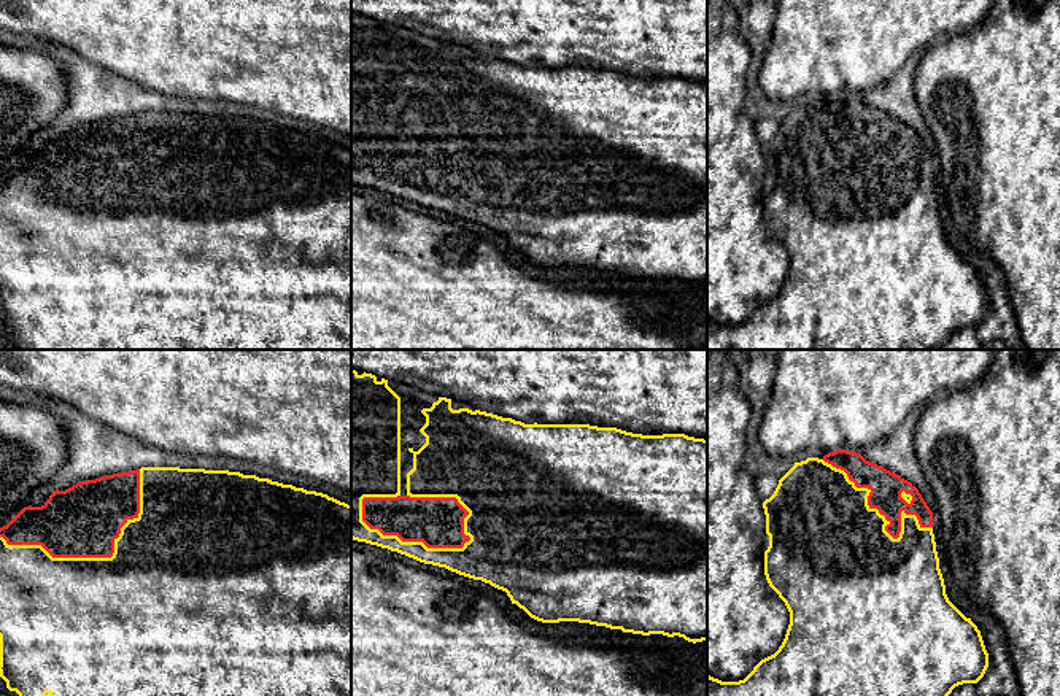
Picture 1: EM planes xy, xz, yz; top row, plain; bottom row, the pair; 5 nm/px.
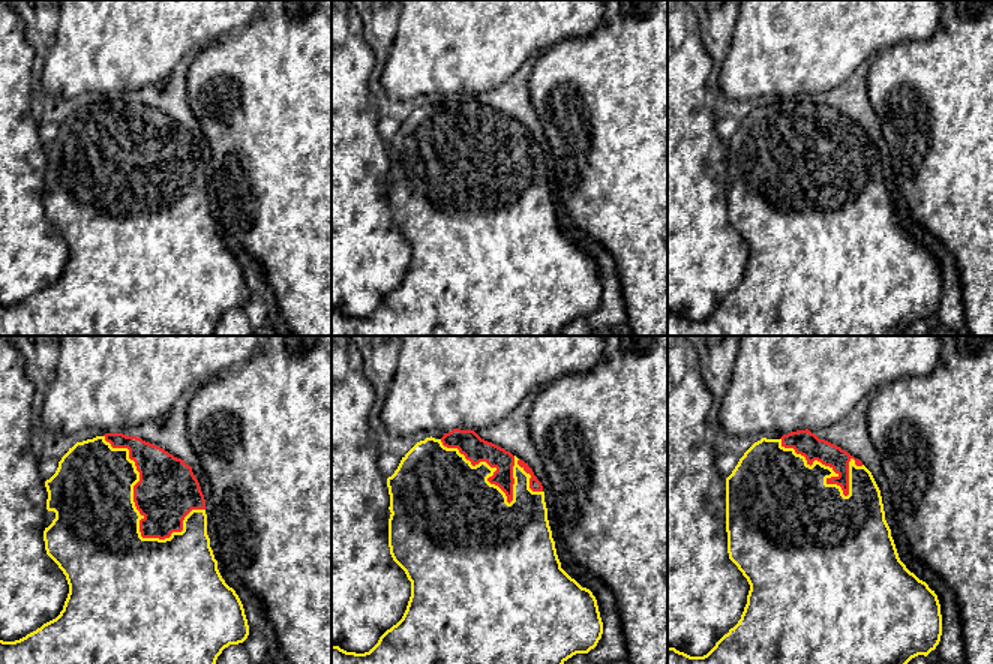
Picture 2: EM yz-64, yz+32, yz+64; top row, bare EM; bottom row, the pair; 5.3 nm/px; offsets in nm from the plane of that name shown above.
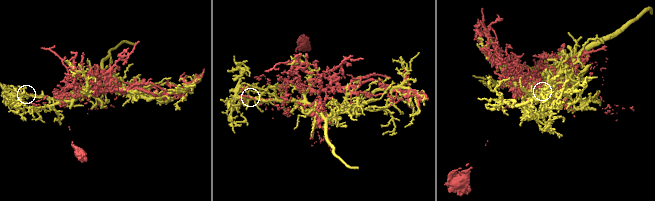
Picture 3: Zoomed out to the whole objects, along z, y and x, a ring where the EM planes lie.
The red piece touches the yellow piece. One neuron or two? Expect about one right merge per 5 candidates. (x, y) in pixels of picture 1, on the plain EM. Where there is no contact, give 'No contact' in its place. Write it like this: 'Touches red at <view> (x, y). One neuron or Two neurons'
Touches red at xz (407, 185). Two neurons

